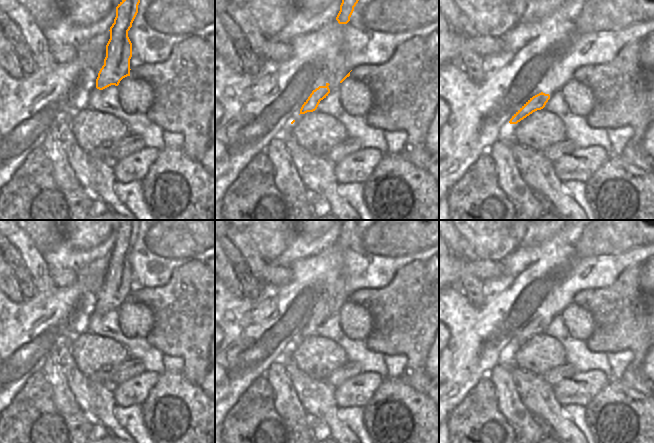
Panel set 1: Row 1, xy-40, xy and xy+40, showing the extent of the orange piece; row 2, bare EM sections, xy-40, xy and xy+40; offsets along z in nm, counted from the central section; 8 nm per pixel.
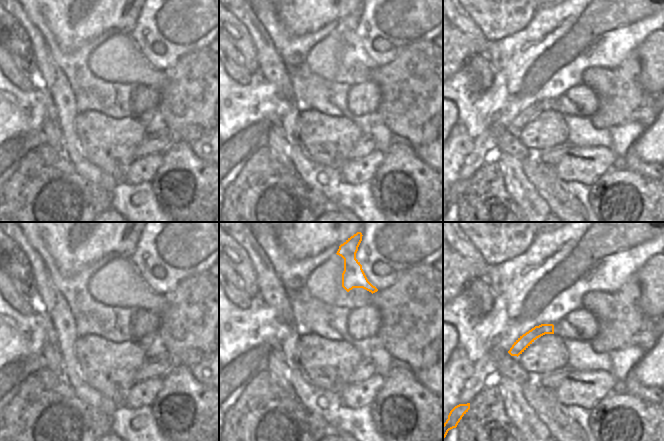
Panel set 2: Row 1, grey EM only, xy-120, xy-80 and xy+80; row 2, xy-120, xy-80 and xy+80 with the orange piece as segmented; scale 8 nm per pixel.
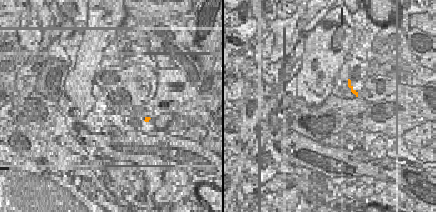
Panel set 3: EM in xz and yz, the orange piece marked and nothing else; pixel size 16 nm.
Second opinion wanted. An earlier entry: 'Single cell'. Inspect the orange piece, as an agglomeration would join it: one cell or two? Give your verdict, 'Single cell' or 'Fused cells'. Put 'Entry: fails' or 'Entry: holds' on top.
Entry: holds
Single cell.

